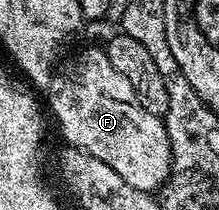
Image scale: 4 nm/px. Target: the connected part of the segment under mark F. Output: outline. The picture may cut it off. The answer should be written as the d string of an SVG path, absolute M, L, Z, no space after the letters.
M104 47L89 48L77 56L77 61L66 70L65 73L54 75L48 89L49 108L65 135L65 144L78 148L81 152L89 152L99 162L107 162L127 186L135 186L135 190L153 194L164 185L165 179L169 177L169 167L173 161L171 146L167 138L165 121L155 114L147 114L135 98L135 90L131 90L131 82L111 66Z

